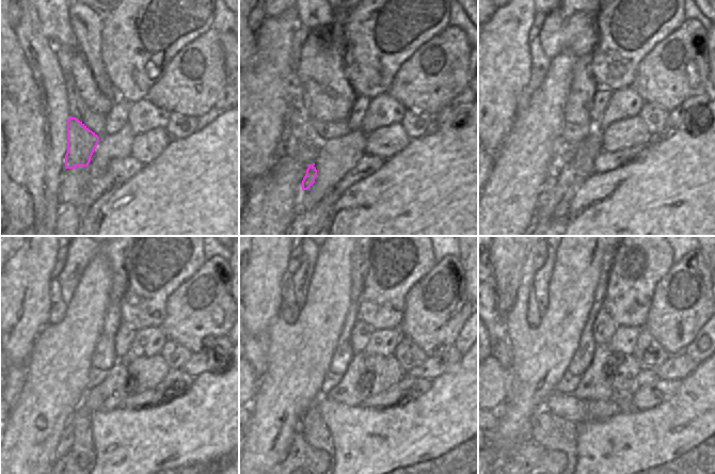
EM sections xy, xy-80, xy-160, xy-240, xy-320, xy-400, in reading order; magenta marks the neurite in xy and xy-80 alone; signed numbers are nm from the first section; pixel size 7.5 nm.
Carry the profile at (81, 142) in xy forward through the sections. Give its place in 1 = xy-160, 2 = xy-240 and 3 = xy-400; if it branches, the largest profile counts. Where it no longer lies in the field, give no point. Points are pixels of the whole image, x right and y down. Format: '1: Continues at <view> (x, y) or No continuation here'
1: Continues at xy-160 (550, 183)
2: Continues at xy-240 (66, 439)
3: Continues at xy-400 (529, 453).

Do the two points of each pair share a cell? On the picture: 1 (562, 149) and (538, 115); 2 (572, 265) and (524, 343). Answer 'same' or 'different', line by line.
1: different
2: same

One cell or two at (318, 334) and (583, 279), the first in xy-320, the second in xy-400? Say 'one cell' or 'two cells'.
one cell

